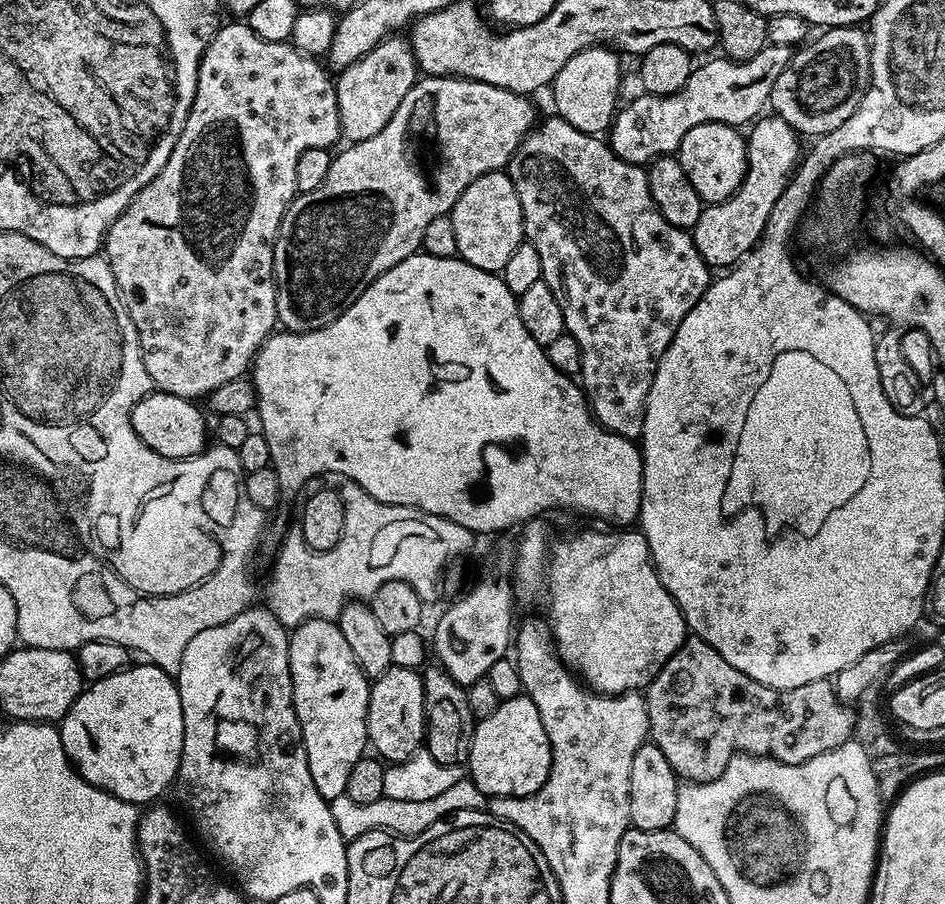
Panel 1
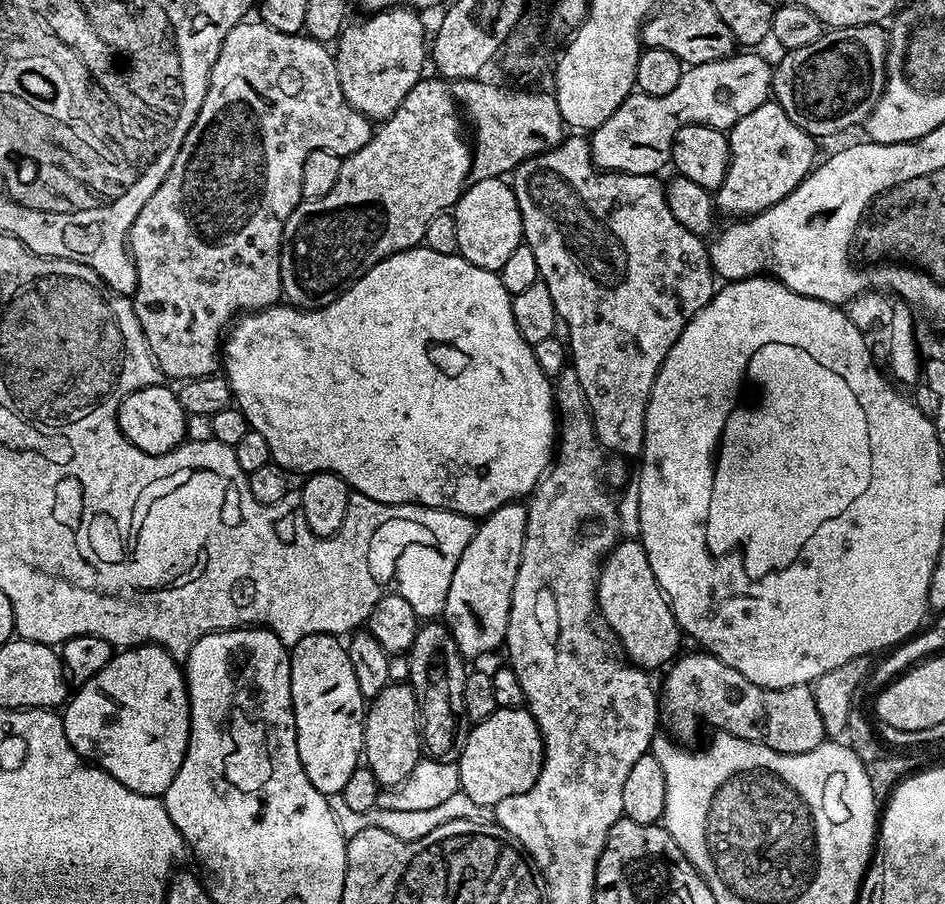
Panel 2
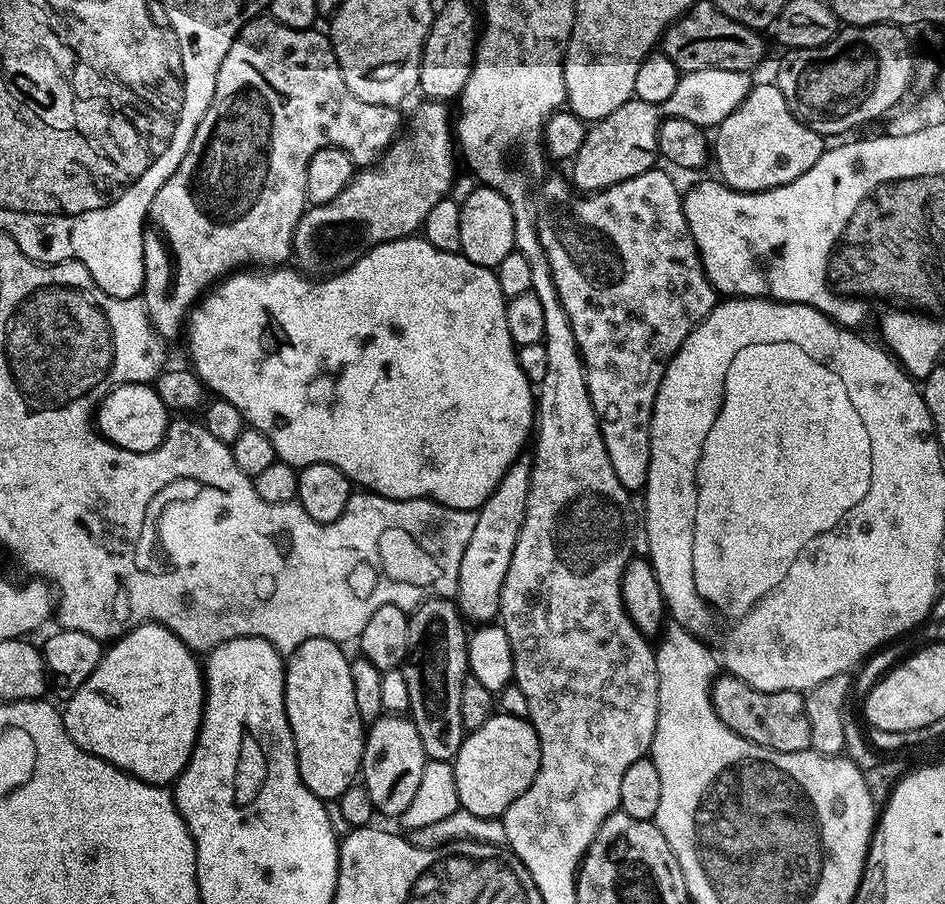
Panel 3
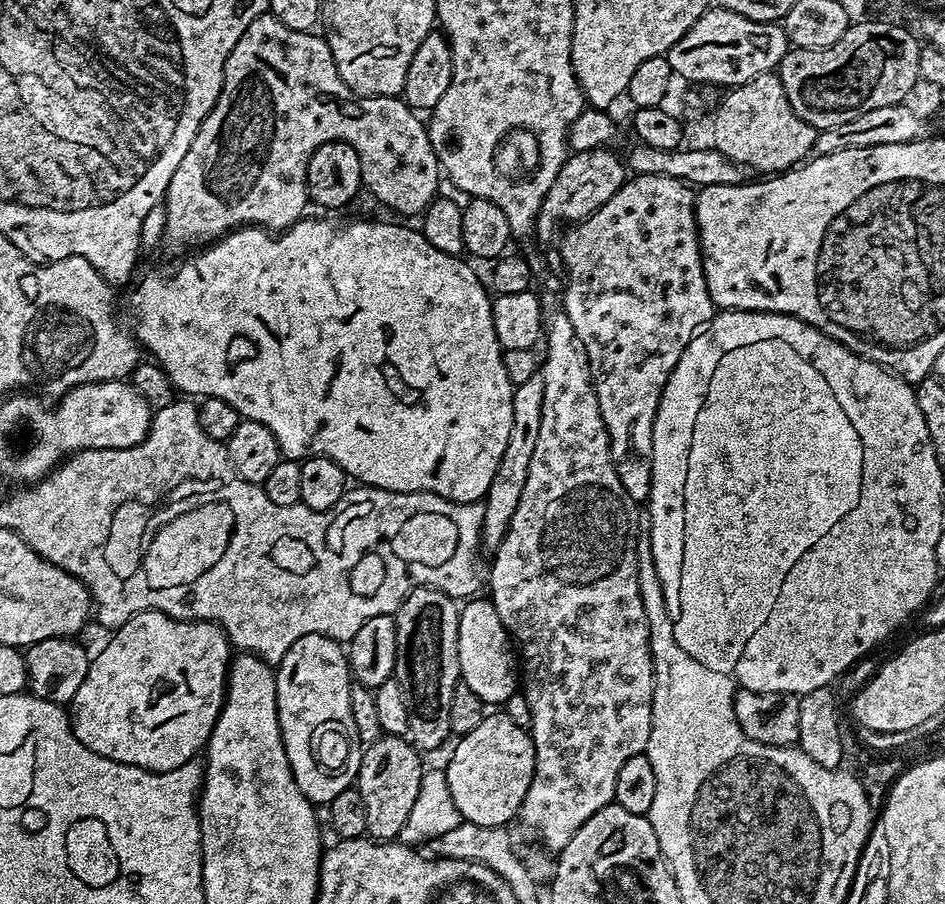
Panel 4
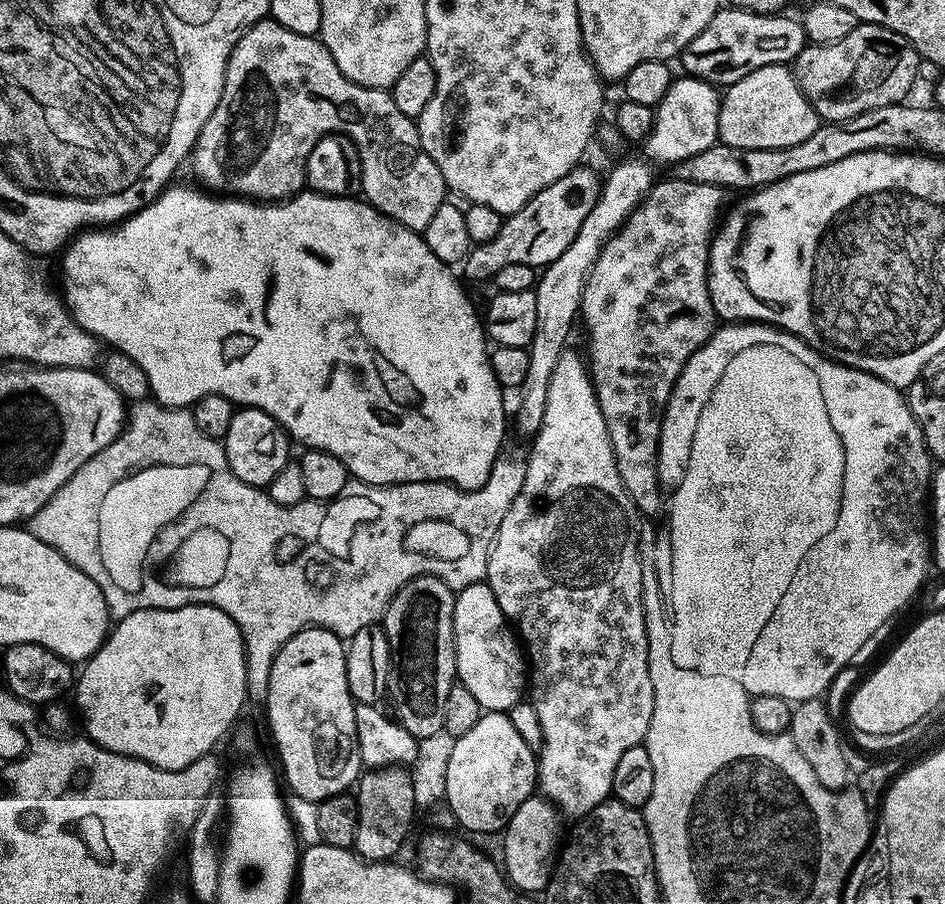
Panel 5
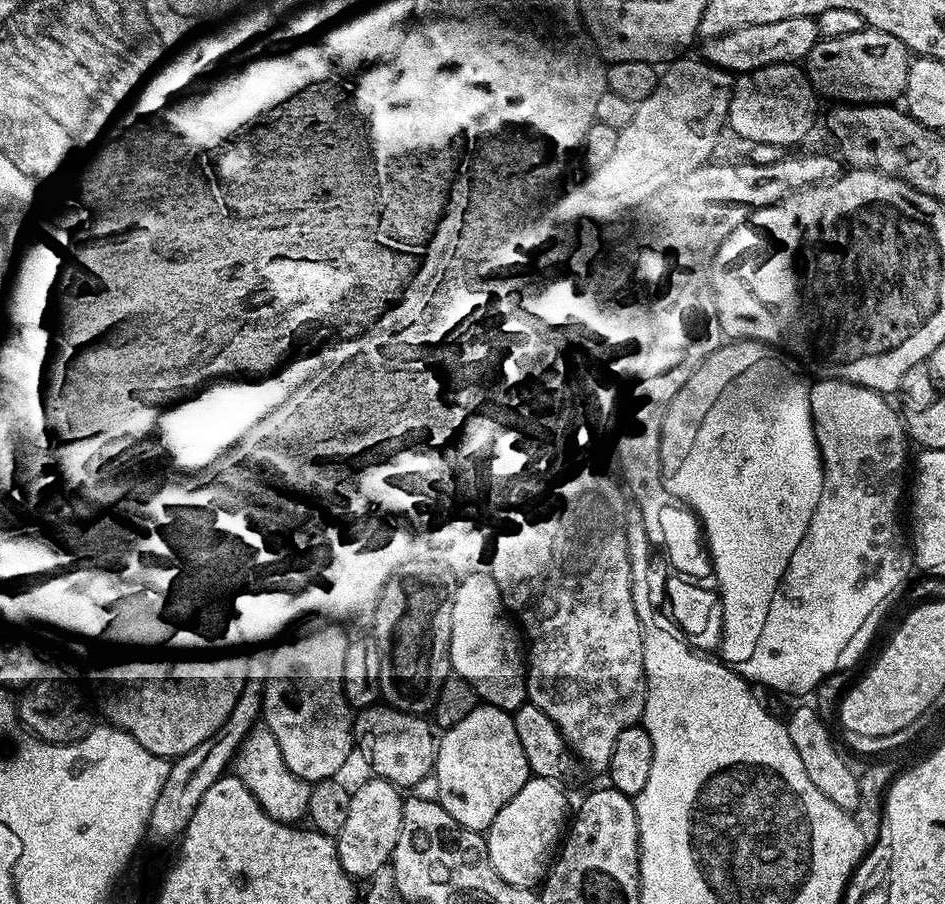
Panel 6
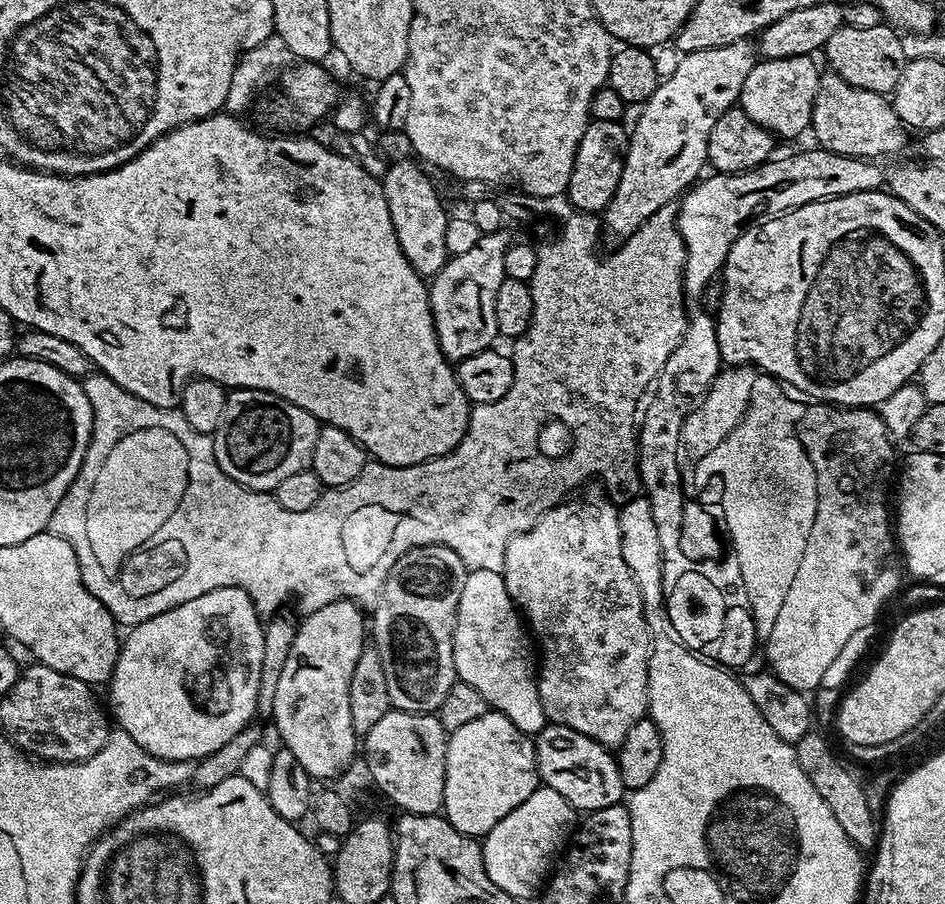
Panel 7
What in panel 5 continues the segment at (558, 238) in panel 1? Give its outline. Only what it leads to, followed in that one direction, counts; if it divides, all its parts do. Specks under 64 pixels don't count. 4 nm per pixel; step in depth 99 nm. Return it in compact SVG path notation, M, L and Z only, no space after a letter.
M657 179L639 206L624 219L624 225L605 242L584 283L580 316L588 331L586 360L602 418L606 418L618 474L632 497L643 494L642 484L650 484L650 478L660 478L660 423L664 421L664 408L678 374L718 327L708 293L708 252L725 207L724 196L725 189L705 186L703 182Z

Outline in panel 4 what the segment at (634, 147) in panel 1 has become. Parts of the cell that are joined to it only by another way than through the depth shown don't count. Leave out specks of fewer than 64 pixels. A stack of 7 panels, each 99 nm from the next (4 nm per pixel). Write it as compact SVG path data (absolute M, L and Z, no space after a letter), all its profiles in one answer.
M607 147L572 152L569 155L562 170L558 170L558 178L554 178L554 186L550 186L536 216L535 239L555 241L565 226L584 220L597 212L606 202L610 202L610 198L614 198L614 194L623 186L626 179L626 164L612 151L611 147Z

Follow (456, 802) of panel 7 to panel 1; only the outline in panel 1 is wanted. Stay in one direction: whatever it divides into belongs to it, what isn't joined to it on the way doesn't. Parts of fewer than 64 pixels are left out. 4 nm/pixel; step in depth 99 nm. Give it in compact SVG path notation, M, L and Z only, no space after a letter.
M526 695L502 700L490 718L477 723L466 765L467 775L489 798L529 796L546 782L554 759L554 740L550 729L542 726L538 706Z

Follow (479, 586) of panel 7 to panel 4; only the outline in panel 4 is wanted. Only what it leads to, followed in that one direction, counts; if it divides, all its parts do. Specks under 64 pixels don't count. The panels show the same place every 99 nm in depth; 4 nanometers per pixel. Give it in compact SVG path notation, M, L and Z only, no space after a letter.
M472 598L460 608L458 622L458 662L460 663L460 678L478 698L482 698L485 705L503 706L512 695L518 691L518 652L514 641L508 635L506 626L502 626L502 618L498 618L498 610L494 610L491 599Z

